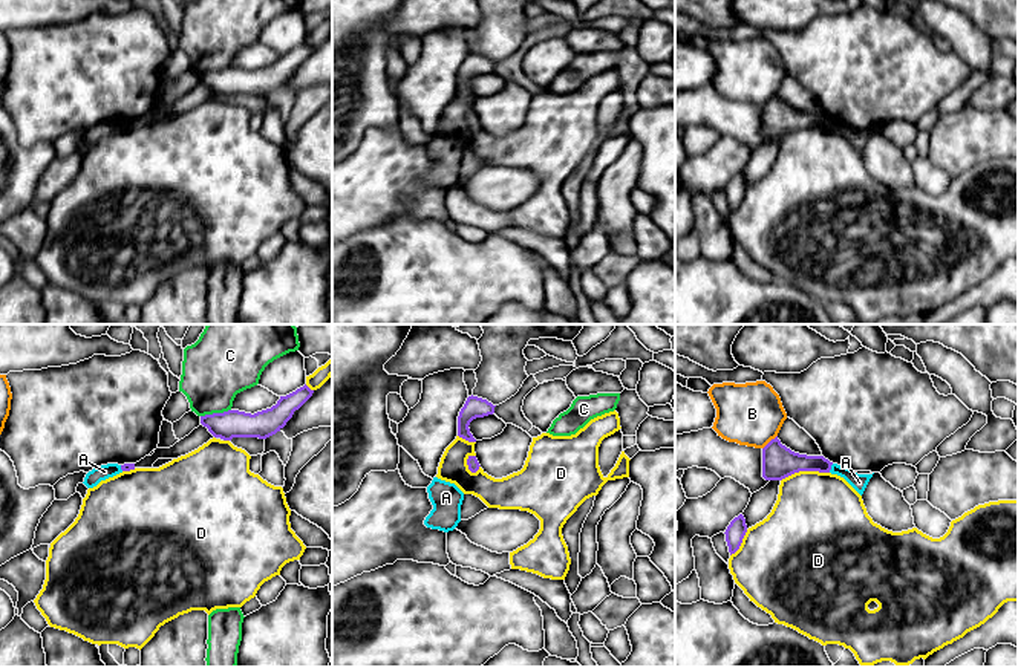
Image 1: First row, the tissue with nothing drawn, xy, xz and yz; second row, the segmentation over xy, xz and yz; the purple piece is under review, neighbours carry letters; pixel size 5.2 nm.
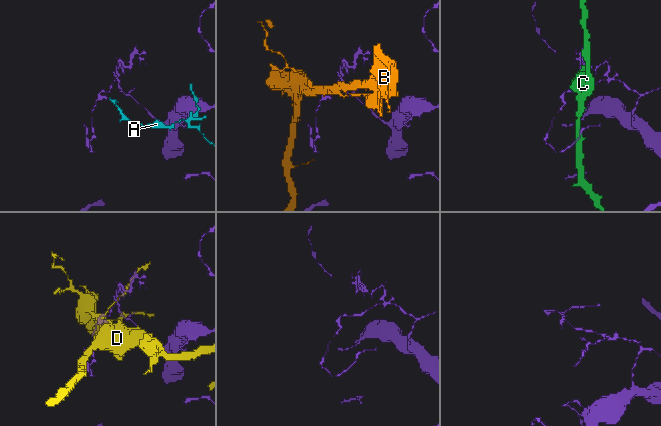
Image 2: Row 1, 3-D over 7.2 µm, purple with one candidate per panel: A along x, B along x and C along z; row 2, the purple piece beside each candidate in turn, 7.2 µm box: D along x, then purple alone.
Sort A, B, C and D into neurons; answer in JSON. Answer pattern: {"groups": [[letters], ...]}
{"groups": [["A"], ["B"], ["C"], ["D"]]}

